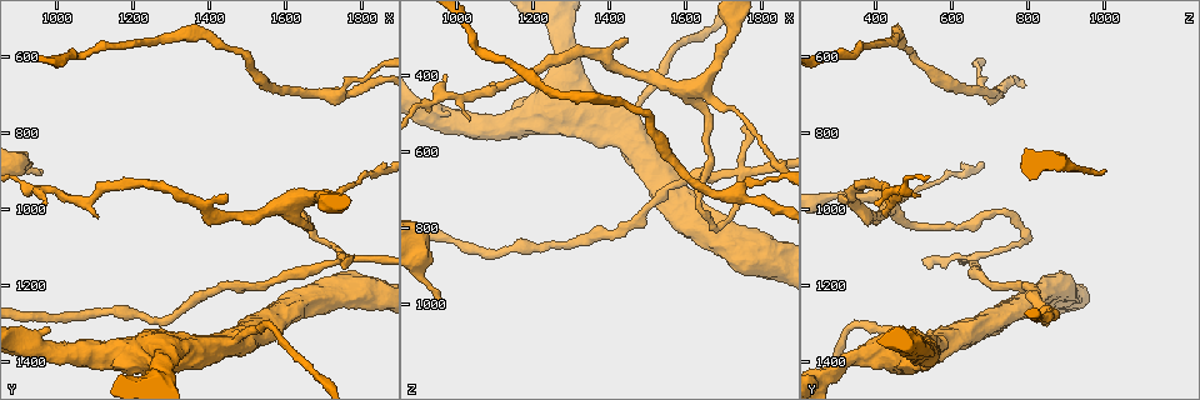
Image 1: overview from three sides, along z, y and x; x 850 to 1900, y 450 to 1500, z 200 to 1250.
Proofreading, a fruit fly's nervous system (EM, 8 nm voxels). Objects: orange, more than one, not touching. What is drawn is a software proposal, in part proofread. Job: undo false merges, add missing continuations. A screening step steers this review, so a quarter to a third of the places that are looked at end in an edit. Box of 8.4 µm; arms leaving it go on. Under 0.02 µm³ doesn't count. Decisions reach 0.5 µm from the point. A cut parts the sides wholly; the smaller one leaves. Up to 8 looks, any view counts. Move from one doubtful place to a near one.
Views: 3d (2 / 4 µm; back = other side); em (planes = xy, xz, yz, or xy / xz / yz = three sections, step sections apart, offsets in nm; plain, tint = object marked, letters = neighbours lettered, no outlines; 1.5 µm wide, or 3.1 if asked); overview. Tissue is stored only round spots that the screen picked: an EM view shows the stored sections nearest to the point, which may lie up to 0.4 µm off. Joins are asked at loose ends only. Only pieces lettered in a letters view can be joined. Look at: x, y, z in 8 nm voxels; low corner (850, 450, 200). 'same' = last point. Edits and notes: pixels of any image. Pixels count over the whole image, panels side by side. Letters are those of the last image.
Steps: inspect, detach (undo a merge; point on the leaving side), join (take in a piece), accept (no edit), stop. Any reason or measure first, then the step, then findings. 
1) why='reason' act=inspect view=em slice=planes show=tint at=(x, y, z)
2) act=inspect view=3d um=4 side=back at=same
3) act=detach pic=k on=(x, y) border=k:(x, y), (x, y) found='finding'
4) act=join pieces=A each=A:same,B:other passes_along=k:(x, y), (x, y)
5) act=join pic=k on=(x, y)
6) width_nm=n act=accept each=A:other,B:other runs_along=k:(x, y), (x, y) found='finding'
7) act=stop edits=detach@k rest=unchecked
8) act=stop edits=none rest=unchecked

why='tapers out' act=inspect view=em slice=planes show=letters at=(965, 985, 395)

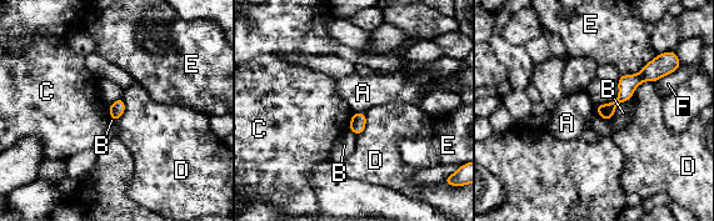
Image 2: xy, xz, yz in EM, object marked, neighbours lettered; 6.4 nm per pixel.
act=accept each=A:other,B:other,C:other,D:other,E:other,F:other runs_along=2:(652, 64), (607, 111), (600, 111) found='no lettered piece goes on from it'

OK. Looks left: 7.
why='abrupt turn' act=inspect view=em slice=yz step=8 show=tint at=(1745, 1120, 675)

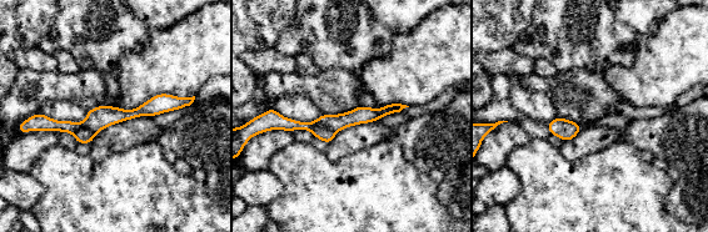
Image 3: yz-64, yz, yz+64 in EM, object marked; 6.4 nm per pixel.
why='another direction' act=inspect view=em slice=xy step=8 show=tint at=same

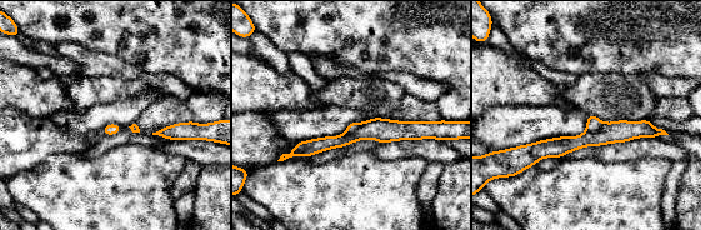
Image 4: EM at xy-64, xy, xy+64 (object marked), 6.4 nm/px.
act=inspect view=em slice=xy step=8 show=letters at=same

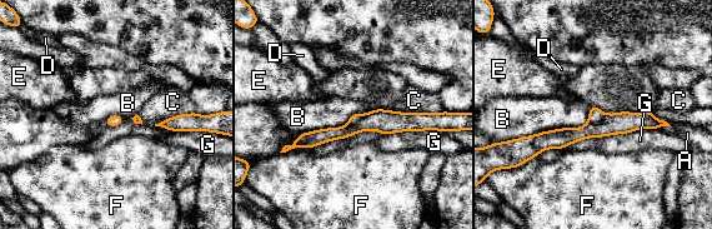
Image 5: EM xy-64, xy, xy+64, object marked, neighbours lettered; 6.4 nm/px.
longest_contact=B:550nm act=detach pic=5 on=(618, 123) each=A:other,B:other,C:other,D:other,E:other,F:other,G:other part_leaving=5:(661, 123), (615, 123), (529, 139) found='a second neuron is stuck on'

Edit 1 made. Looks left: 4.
act=inspect view=em slice=planes show=tint at=(1740, 700, 700)

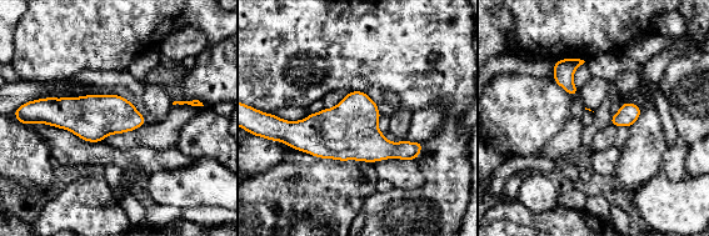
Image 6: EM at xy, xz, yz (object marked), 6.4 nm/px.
why='see the neighbours' act=inspect view=em slice=planes show=letters at=same

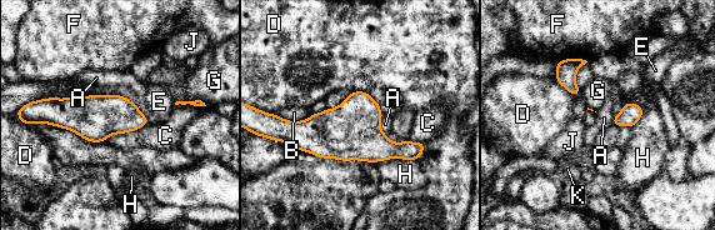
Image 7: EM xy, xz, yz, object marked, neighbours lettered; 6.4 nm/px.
width_nm=280 act=accept each=A:other,B:other,C:other,D:other,E:other,F:other,G:other,H:other,J:other,K:other border=7:(204, 101), (178, 100), (175, 103) found='one neuron here'

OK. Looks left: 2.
act=stop edits=detach@5 rest=unchecked

